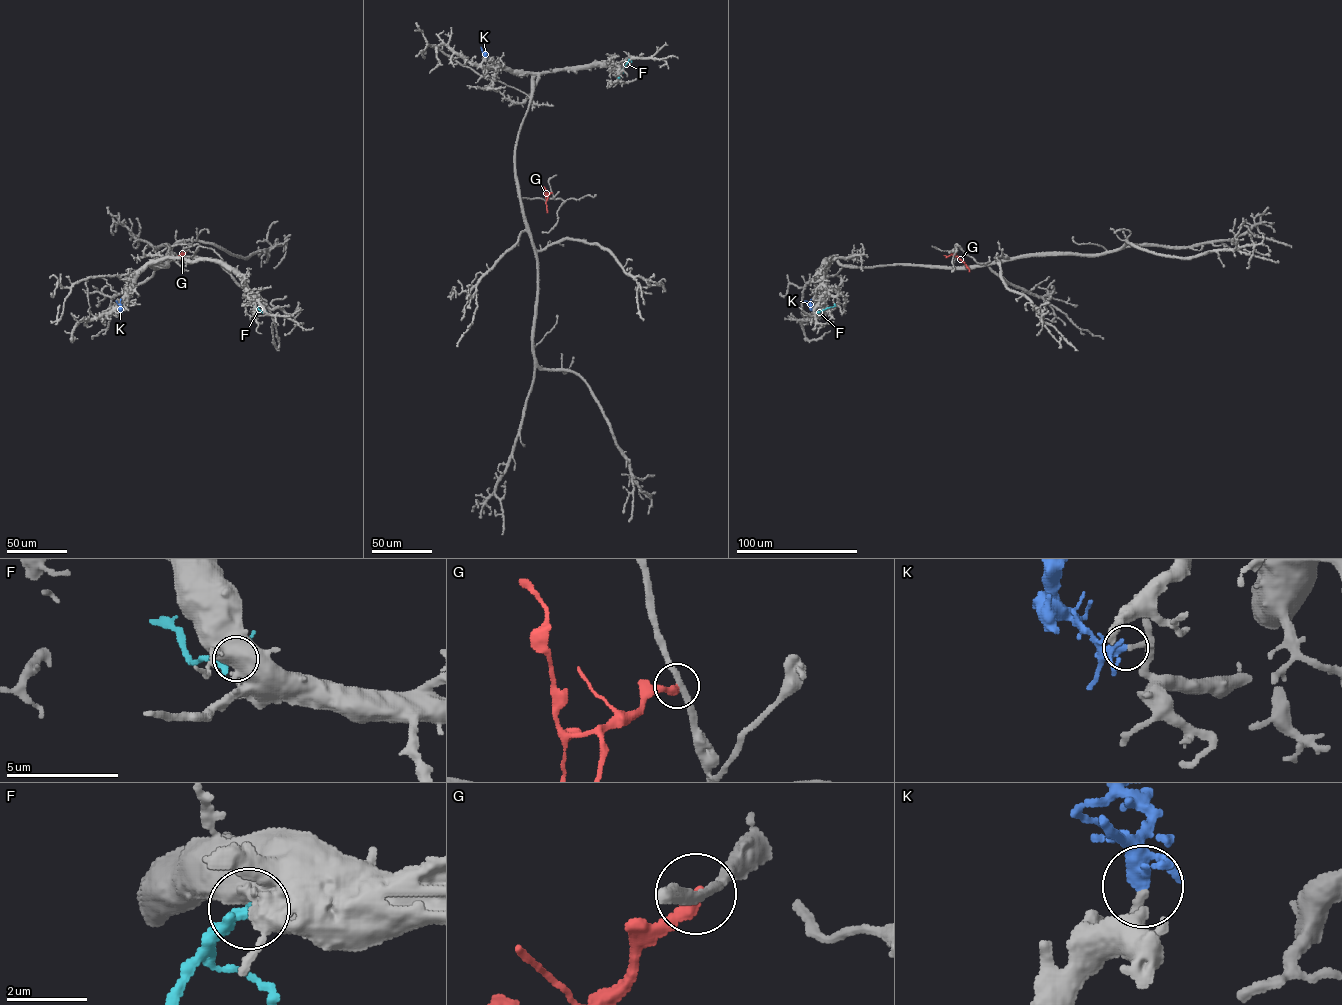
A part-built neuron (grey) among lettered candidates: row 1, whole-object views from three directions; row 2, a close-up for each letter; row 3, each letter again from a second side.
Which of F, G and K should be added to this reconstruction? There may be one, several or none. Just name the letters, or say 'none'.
K

